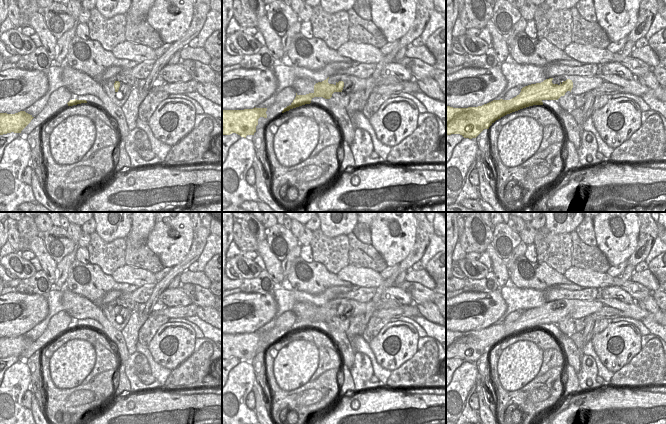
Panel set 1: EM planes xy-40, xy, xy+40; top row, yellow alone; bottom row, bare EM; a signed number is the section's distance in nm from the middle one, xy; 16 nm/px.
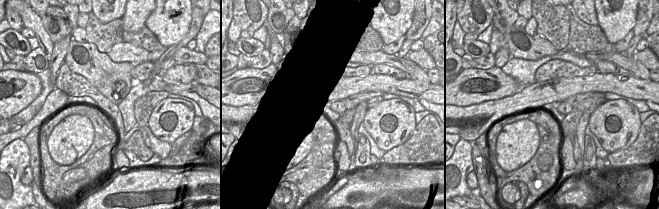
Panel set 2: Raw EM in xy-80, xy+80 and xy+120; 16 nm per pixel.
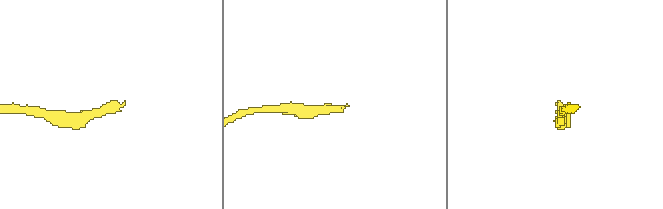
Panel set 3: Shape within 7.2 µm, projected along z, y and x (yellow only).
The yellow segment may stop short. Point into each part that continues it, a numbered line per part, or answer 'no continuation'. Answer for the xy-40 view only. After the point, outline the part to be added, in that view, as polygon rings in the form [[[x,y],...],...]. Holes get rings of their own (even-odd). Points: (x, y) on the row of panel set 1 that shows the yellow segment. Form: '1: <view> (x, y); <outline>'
no continuation

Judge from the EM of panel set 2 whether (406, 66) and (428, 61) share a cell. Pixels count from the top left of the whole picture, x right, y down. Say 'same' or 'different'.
different

